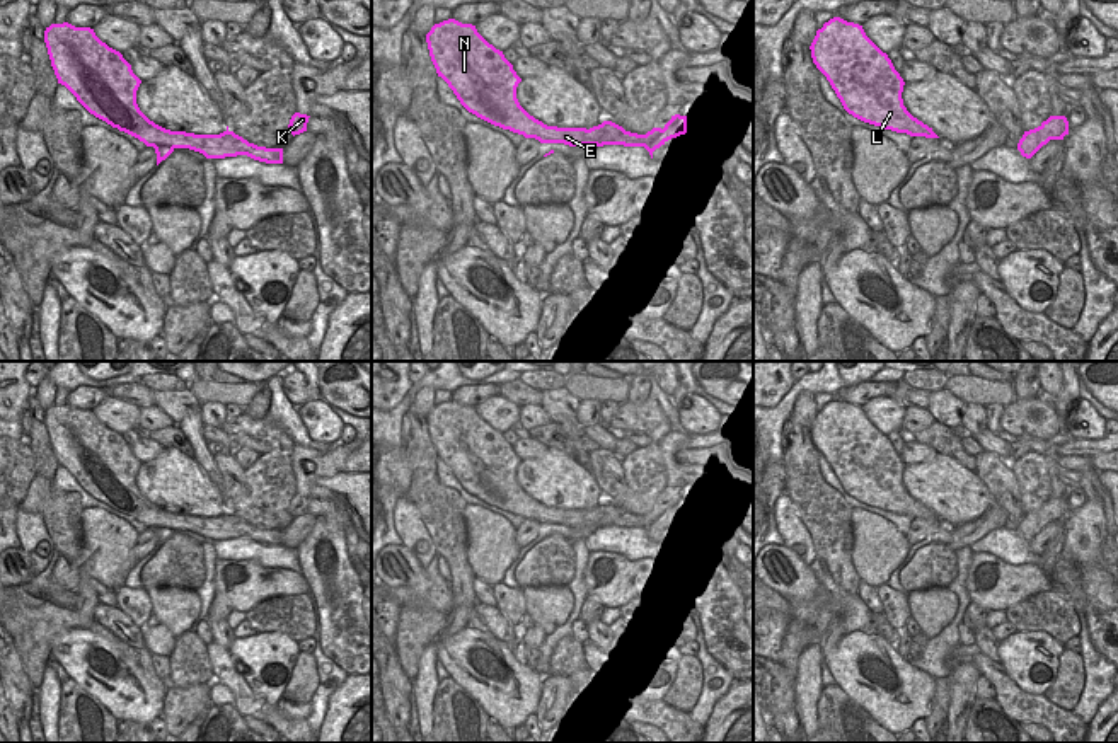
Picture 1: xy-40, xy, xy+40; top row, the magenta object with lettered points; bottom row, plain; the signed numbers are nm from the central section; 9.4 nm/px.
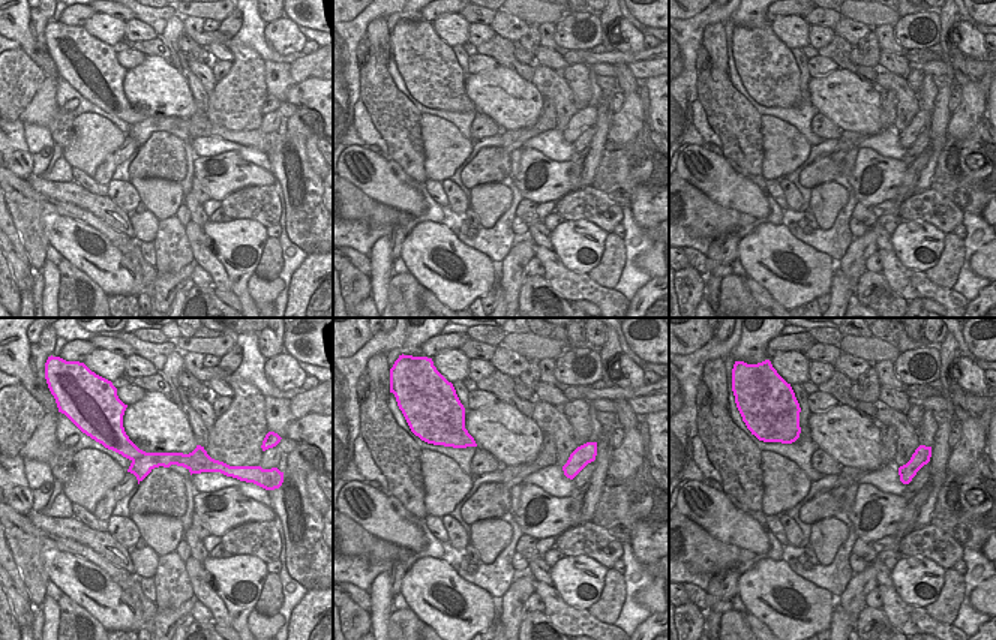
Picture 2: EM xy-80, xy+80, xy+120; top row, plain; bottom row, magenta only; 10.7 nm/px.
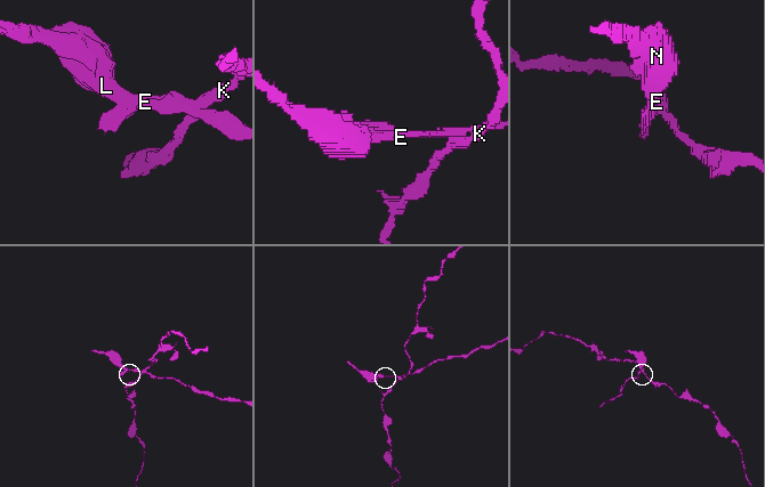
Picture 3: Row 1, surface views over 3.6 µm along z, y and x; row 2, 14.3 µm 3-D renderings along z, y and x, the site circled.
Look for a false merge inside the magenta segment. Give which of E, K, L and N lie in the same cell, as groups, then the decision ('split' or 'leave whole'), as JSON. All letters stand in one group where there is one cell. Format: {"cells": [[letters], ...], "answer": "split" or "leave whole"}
{"cells": [["E", "L", "N"], ["K"]], "answer": "split"}

